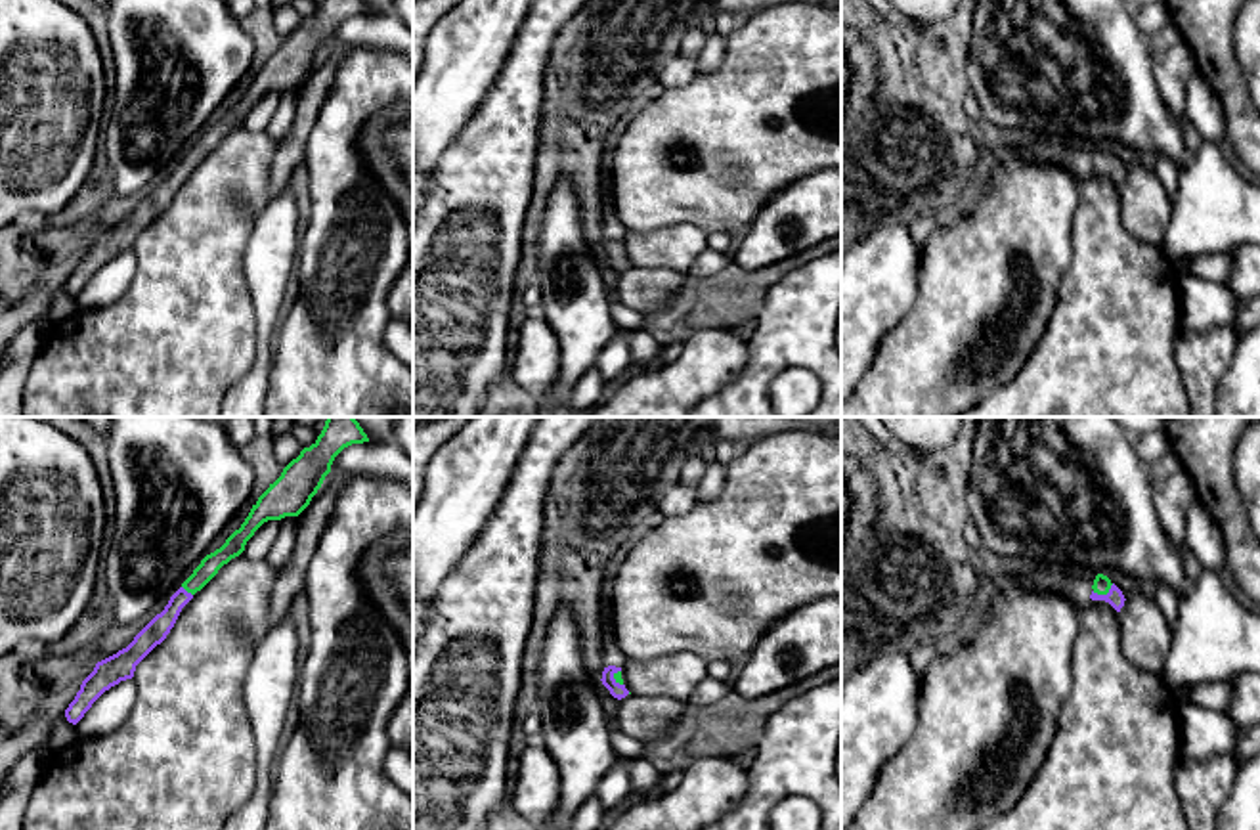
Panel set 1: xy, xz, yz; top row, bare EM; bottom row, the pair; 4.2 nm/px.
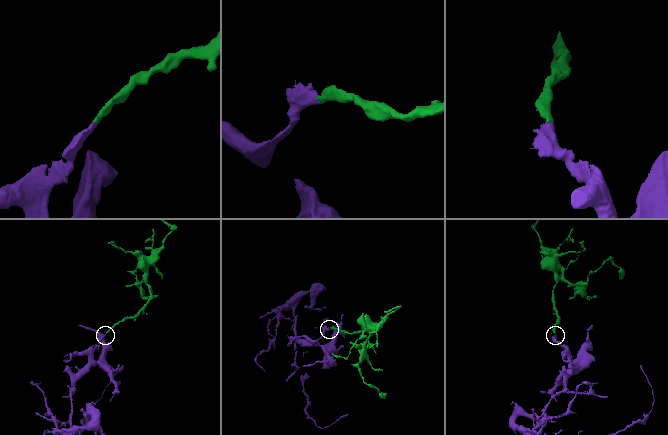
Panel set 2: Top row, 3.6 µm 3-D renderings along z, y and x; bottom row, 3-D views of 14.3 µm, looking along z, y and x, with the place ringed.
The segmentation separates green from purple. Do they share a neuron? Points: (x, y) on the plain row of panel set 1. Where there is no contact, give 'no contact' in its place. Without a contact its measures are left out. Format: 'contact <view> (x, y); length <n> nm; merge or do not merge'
contact yz (1104, 165); length 100 nm; merge

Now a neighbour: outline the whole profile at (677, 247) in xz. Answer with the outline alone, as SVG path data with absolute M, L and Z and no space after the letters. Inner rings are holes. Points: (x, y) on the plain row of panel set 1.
M675 224L648 233L627 231L621 251L631 266L669 268L681 273L692 270L707 249L707 233L692 224Z

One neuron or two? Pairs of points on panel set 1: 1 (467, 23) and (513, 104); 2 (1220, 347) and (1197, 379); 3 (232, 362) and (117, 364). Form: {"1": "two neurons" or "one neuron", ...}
{"1": "two neurons", "2": "one neuron", "3": "one neuron"}

